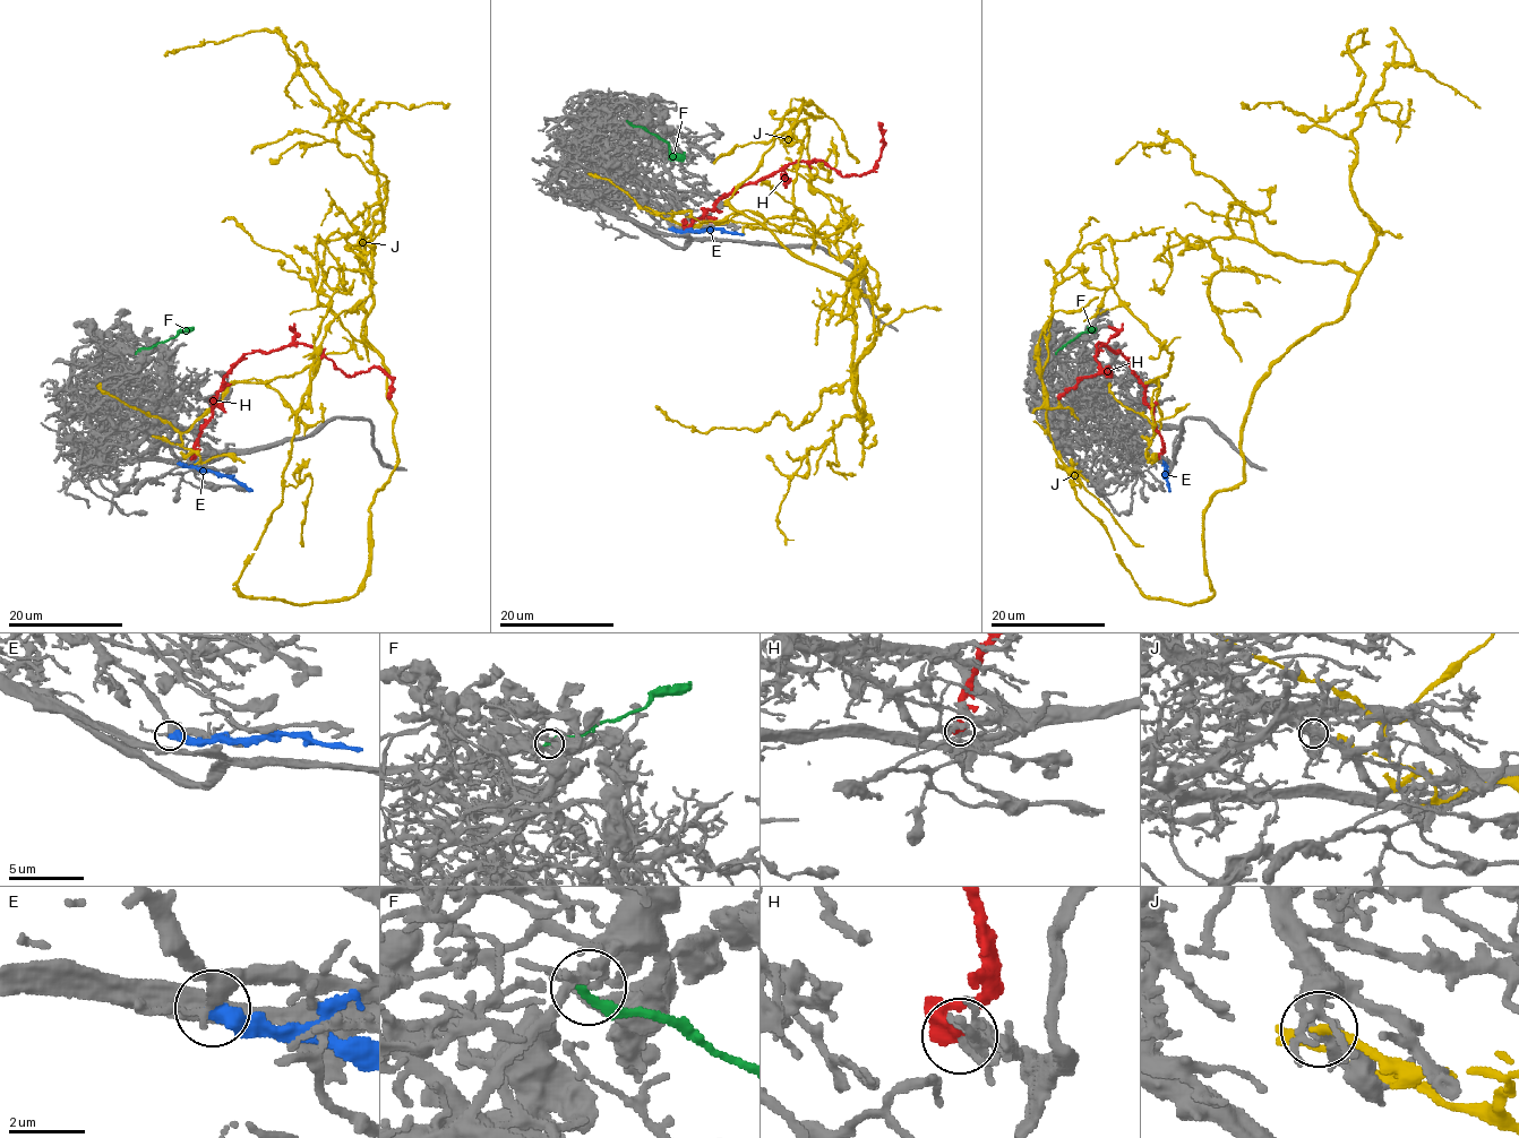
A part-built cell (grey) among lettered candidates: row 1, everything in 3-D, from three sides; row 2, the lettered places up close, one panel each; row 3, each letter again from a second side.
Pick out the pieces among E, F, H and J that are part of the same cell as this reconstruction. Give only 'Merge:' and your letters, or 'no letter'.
Merge: F

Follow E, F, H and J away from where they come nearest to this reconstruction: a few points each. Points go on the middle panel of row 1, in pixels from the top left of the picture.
E: (669, 230), (722, 230), (744, 235)
F: (631, 122), (658, 135), (670, 152), (685, 158)
H: (685, 223), (739, 186), (797, 162), (822, 160), (843, 178), (868, 173), (884, 143), (877, 121)
J: (644, 206), (838, 233), (801, 106), (728, 200), (887, 309), (864, 441), (849, 380), (792, 429), (654, 406)

